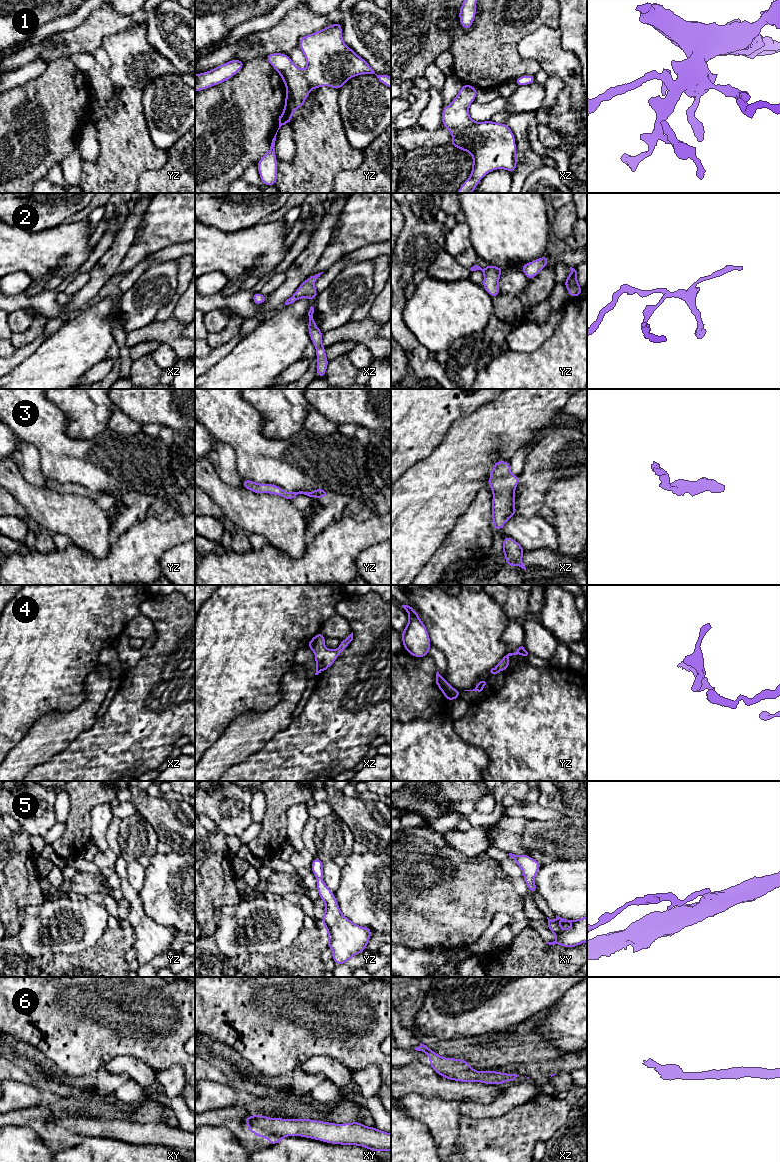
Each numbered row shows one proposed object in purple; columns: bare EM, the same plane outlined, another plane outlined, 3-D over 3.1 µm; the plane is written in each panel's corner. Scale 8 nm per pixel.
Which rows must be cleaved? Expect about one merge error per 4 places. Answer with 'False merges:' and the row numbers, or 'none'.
False merges: none

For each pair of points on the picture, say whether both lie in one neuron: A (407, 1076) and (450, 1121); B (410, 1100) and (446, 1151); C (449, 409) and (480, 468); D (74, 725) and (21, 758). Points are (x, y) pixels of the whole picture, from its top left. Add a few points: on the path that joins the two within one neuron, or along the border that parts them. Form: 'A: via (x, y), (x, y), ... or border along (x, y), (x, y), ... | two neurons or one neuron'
A: border along (402, 1096), (419, 1093), (437, 1095), (449, 1100) | two neurons
B: via (423, 1112), (445, 1134), (445, 1138) | one neuron
C: border along (476, 409), (464, 417), (459, 417), (442, 440) | two neurons
D: via (61, 728), (34, 749) | one neuron

